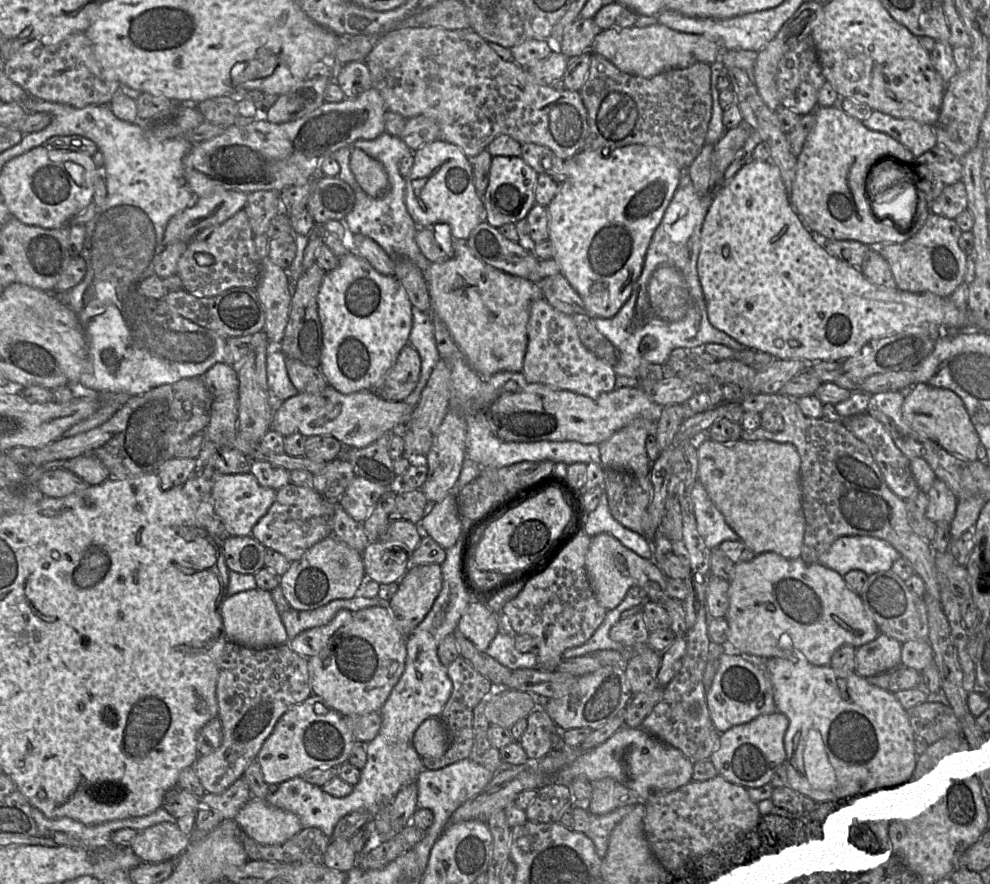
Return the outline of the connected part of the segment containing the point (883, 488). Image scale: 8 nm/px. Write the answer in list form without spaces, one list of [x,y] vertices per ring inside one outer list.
[[[781,392],[774,394],[748,393],[741,401],[745,411],[761,413],[767,406],[778,409],[784,420],[781,432],[771,432],[763,427],[755,430],[744,430],[741,439],[744,441],[771,440],[780,443],[791,443],[801,457],[801,485],[803,493],[803,513],[805,517],[805,534],[801,559],[807,563],[820,563],[821,556],[839,538],[845,536],[868,536],[890,543],[913,567],[915,574],[925,583],[926,591],[940,600],[940,587],[937,581],[935,551],[929,542],[917,535],[909,524],[907,503],[897,496],[887,485],[884,476],[866,443],[858,439],[842,422],[824,418],[806,416],[797,401]]]

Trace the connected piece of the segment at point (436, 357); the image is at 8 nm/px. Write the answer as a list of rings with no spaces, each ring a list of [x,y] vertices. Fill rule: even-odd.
[[[412,306],[412,329],[409,343],[420,355],[421,372],[416,388],[404,402],[415,407],[420,400],[421,393],[433,369],[440,360],[440,355],[435,341],[434,326],[430,314],[422,312],[414,306]]]

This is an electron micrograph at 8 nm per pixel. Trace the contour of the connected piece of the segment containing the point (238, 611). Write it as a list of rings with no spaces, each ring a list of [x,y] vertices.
[[[259,589],[238,592],[227,597],[220,606],[220,616],[227,641],[253,649],[288,643],[288,637],[271,592]]]

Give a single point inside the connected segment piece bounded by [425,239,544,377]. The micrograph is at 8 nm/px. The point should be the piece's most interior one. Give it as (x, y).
(486, 310)

